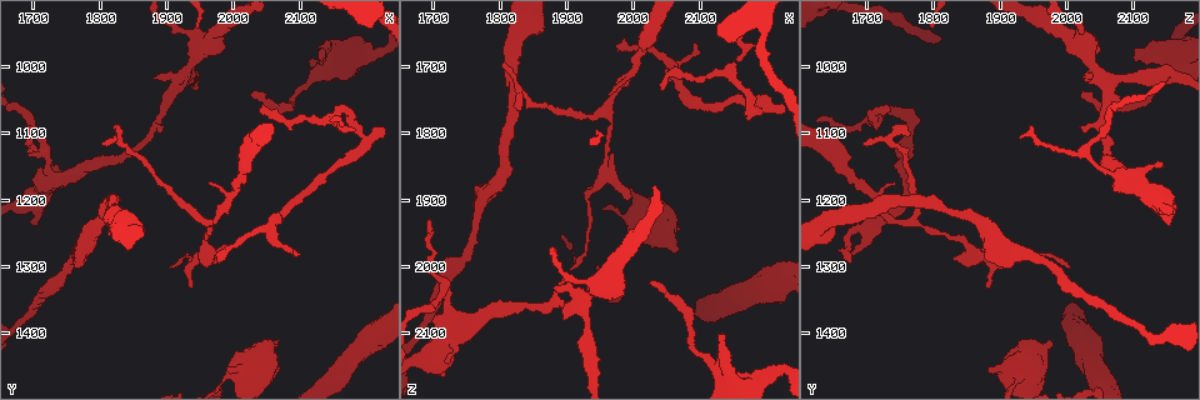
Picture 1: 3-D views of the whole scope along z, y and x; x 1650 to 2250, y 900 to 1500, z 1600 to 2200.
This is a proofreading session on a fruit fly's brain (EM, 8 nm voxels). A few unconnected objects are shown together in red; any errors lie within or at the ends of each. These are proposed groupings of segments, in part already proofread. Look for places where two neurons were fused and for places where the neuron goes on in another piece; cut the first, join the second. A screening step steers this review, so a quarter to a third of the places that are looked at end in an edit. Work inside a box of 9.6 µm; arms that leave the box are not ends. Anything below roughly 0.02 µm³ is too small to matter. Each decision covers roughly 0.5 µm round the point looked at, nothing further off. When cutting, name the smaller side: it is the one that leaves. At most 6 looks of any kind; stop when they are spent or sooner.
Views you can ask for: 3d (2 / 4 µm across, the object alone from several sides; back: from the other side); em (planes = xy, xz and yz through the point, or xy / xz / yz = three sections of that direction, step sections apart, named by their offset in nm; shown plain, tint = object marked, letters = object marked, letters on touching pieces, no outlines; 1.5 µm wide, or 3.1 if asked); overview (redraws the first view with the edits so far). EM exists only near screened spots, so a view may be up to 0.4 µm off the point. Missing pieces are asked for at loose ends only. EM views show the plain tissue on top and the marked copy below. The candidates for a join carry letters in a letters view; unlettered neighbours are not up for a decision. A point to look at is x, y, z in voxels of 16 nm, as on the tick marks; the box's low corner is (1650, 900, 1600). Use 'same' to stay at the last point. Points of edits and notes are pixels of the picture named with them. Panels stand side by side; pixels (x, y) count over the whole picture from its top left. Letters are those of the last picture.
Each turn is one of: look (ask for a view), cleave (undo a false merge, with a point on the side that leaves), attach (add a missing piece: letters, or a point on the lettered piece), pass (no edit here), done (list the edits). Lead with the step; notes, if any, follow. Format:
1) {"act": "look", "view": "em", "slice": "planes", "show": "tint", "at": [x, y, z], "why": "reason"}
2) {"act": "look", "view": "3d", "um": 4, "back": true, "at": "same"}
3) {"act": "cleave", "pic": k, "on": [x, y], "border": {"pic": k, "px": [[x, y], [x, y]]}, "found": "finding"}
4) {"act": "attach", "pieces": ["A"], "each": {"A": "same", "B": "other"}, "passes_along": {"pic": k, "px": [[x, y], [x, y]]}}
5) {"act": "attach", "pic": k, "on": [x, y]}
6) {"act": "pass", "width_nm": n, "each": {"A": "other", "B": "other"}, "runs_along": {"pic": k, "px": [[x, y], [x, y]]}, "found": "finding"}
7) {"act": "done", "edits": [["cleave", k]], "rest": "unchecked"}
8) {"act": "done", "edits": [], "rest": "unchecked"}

{"act": "look", "view": "em", "slice": "planes", "show": "letters", "at": [2065, 1410, 1975], "why": "thick end"}

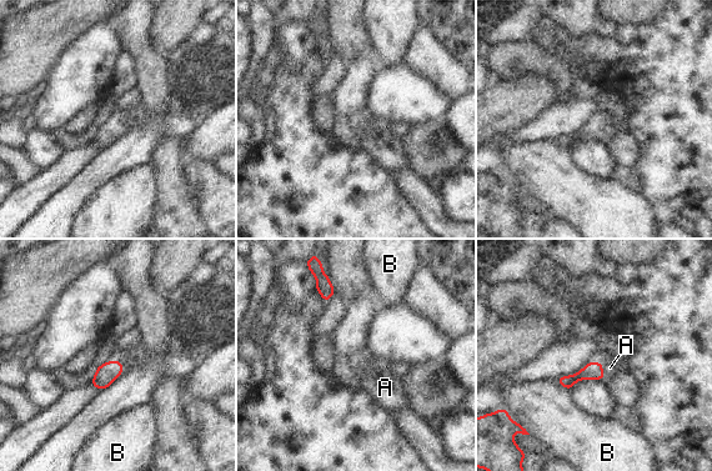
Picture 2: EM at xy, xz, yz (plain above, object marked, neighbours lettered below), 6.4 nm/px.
{"act": "attach", "pieces": ["A"], "each": {"A": "same", "B": "other"}, "passes_along": {"pic": 2, "px": [[593, 370], [602, 371], [610, 367]]}, "found": "the neuron continues"}

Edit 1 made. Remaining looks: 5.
{"act": "look", "view": "overview", "why": "redraw"}

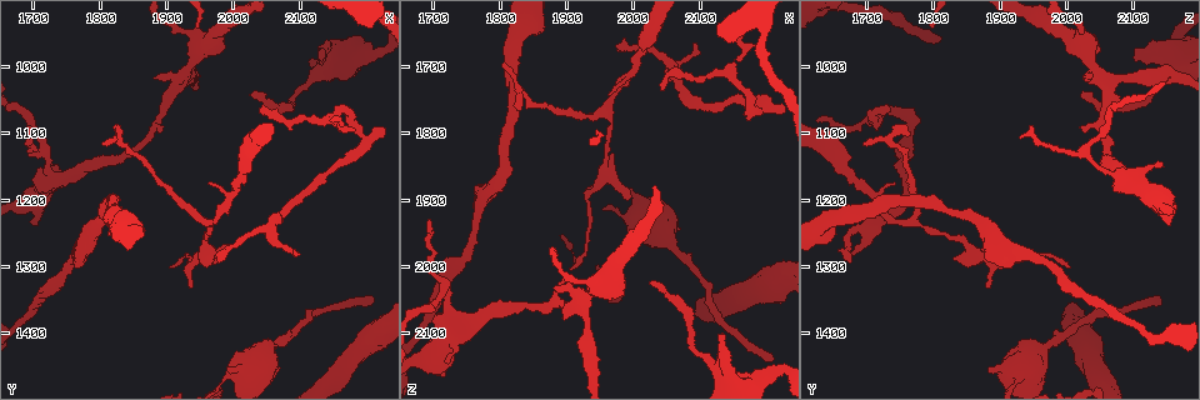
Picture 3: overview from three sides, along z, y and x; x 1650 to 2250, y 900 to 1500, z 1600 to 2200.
{"act": "look", "view": "em", "slice": "xz", "step": 4, "show": "tint", "at": [1965, 1250, 1815], "why": "a narrow waist"}

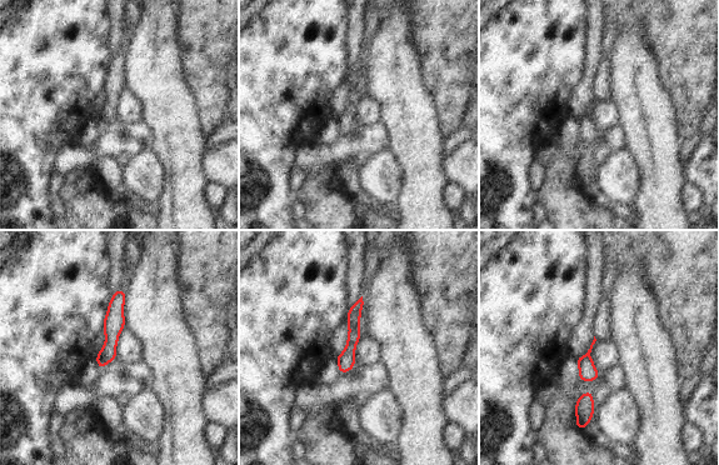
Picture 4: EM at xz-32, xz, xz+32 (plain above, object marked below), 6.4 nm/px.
{"act": "look", "view": "em", "slice": "xz", "step": 4, "show": "letters", "at": "same", "why": "what lies round it"}

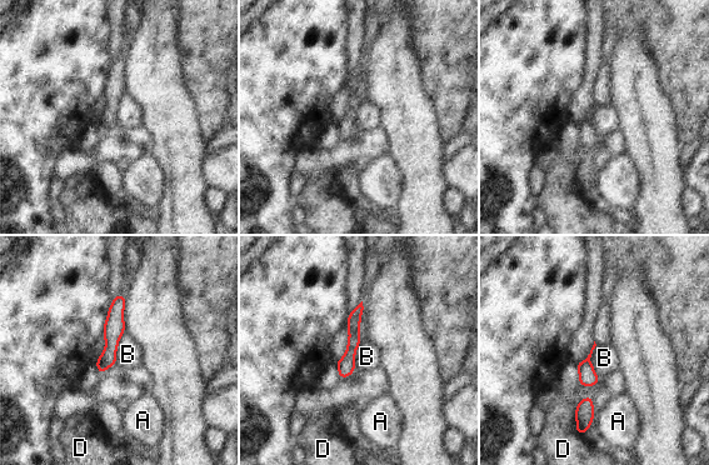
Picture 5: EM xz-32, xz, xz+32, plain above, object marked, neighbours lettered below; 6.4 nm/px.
{"act": "pass", "width_nm": 110, "each": {"A": "other", "B": "other", "D": "other"}, "runs_along": {"pic": 5, "px": [[121, 299], [109, 356], [101, 368]]}, "found": "one neuron here"}

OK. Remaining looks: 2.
{"act": "look", "view": "3d", "um": 2, "at": [1885, 1015, 2035], "why": "branch stops here"}

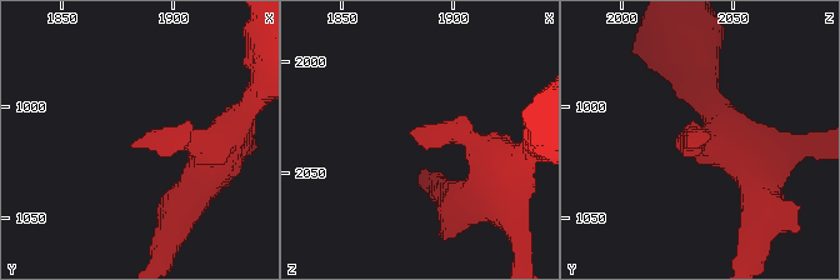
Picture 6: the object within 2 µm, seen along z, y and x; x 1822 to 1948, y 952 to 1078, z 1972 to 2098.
{"act": "look", "view": "em", "slice": "planes", "show": "letters", "at": [1882, 1017, 2031]}

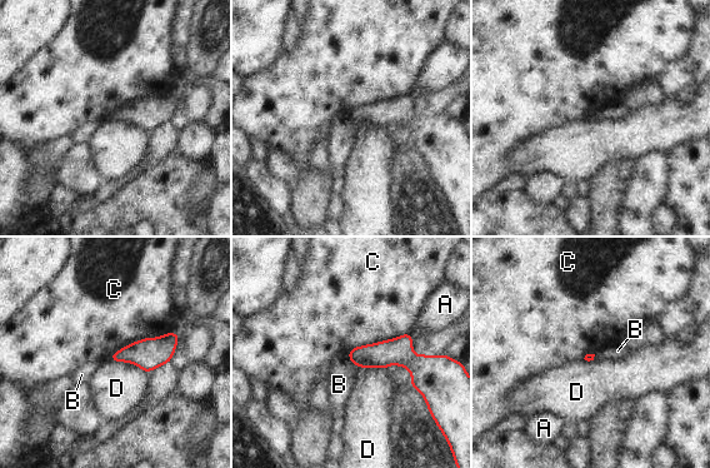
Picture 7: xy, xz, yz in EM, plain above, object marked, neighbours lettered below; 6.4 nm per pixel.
{"act": "pass", "longest_contact_nm": ["C", 460], "each": {"A": "other", "B": "other", "C": "other", "D": "other"}, "border": {"pic": 7, "px": [[175, 332], [134, 340], [109, 358]]}, "found": "none of them fits"}

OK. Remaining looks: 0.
{"act": "done", "edits": [["attach", 2]], "rest": "unchecked"}

